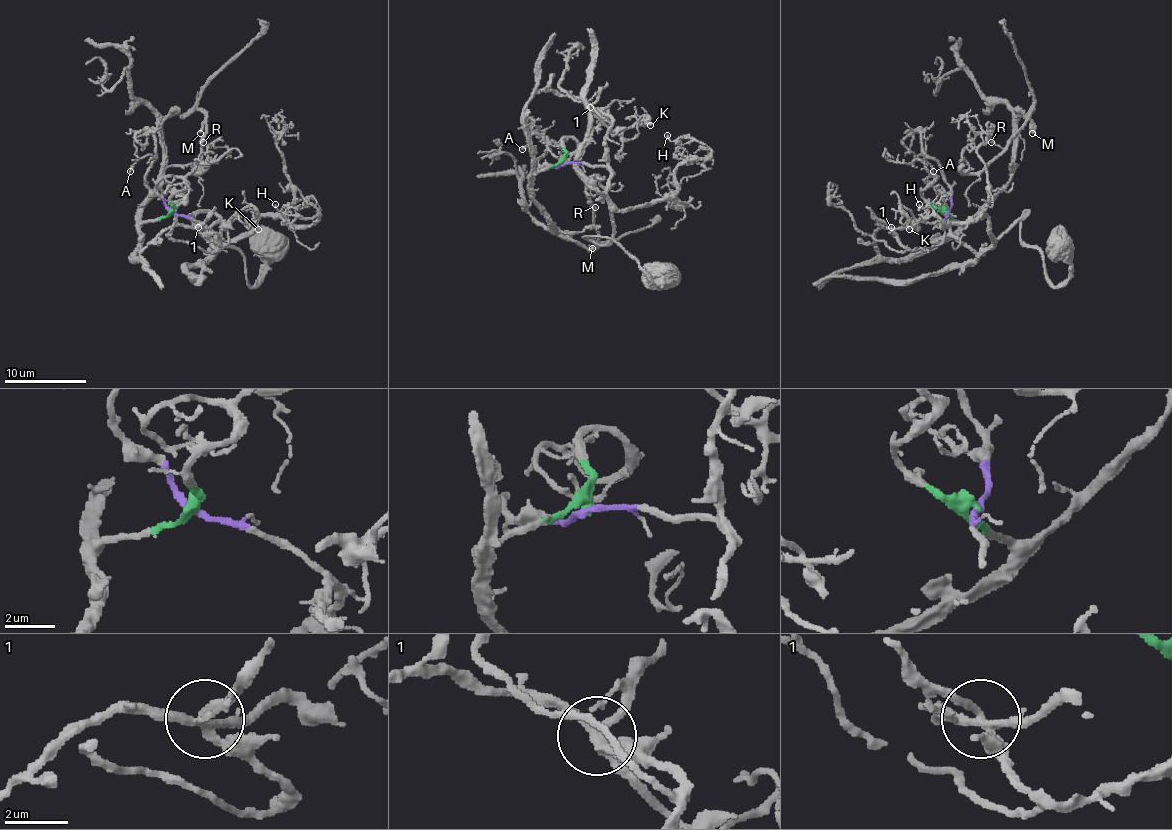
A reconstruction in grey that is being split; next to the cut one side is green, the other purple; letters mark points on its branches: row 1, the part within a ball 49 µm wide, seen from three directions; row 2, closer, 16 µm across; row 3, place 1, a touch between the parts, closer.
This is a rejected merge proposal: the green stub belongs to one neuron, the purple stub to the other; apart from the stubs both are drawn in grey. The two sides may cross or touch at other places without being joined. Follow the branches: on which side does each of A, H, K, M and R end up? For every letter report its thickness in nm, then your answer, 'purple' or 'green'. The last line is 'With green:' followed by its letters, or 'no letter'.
A: calibre 190 nm; purple
H: calibre 130 nm; purple
K: calibre 180 nm; green
M: calibre 360 nm; green
R: calibre 160 nm; green
With green: K, M, R

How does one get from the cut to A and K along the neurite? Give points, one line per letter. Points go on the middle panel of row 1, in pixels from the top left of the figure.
A: (563, 164), (538, 164), (538, 158), (547, 150), (543, 138), (534, 133), (522, 150)
K: (563, 164), (532, 174), (524, 105), (540, 90), (579, 97), (626, 140), (639, 125), (651, 125)

